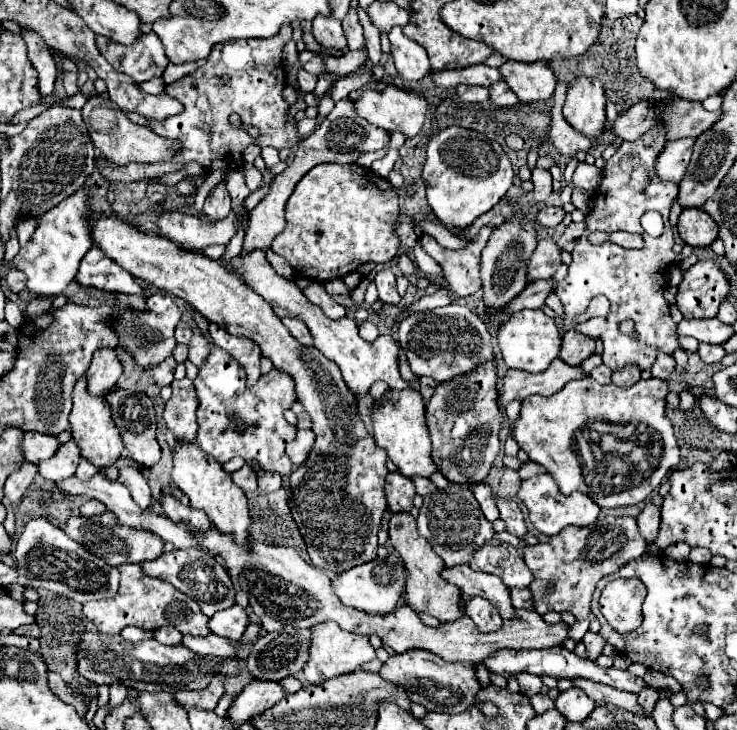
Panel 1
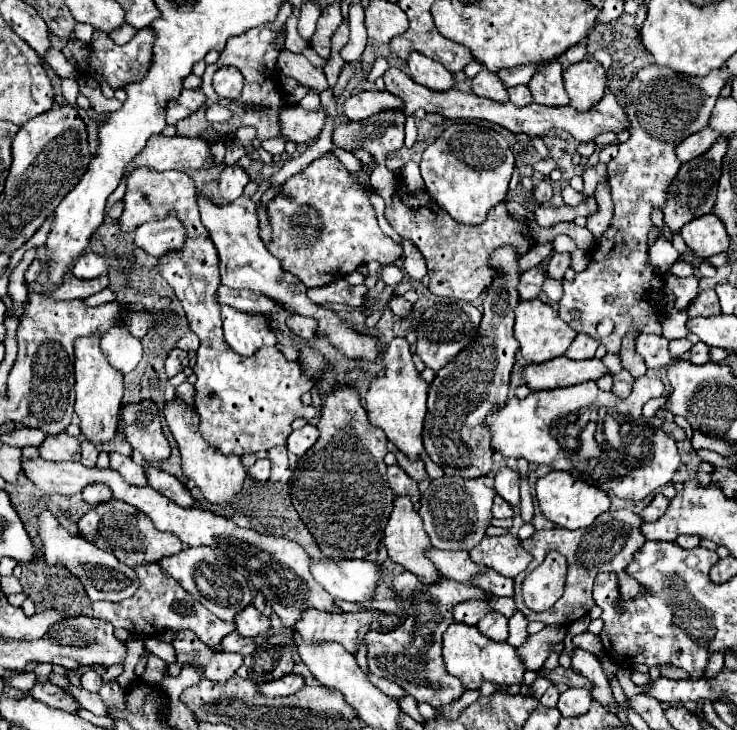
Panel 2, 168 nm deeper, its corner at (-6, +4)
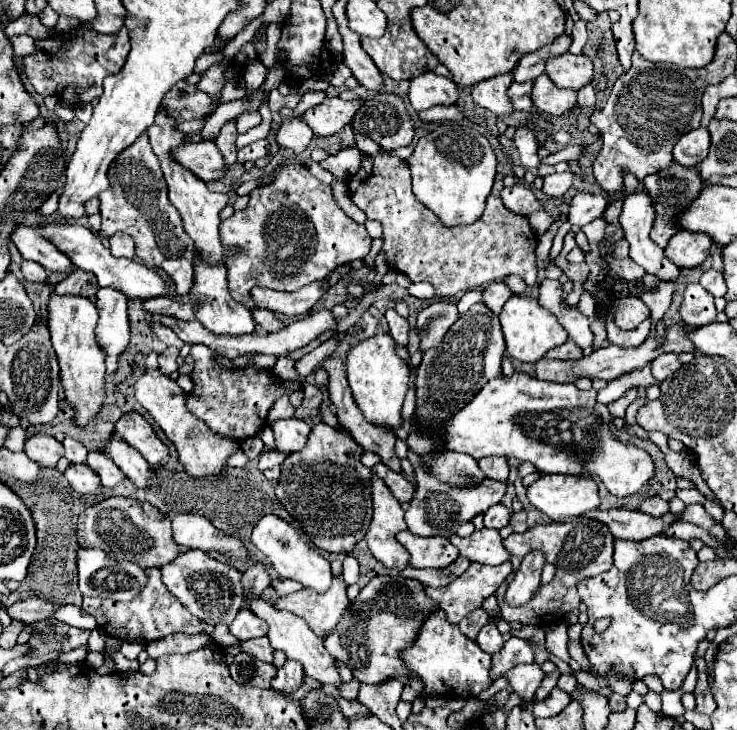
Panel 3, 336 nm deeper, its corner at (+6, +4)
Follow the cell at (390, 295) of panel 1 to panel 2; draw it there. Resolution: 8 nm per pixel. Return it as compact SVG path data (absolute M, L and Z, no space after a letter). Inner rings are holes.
M392 295L388 305L390 305L390 309L394 311L396 317L406 317L410 313L410 309L412 309L412 305L402 295Z

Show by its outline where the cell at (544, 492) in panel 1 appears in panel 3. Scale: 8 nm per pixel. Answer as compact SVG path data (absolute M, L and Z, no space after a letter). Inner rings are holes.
M542 475L528 487L528 499L554 521L580 517L600 507L596 481L578 475Z

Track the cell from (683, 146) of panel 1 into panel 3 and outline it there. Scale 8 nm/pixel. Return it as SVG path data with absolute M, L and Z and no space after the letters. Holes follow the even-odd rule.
M698 127L696 131L688 131L682 135L674 147L674 161L684 167L694 167L704 161L708 155L708 129Z

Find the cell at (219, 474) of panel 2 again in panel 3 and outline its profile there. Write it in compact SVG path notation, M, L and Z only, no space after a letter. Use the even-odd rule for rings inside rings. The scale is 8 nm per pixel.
M146 371L140 375L140 379L134 383L134 393L140 405L152 415L152 419L160 425L160 429L166 433L166 437L176 445L180 463L184 465L186 473L192 477L208 477L208 475L218 475L220 469L224 467L228 455L236 453L240 445L232 439L224 439L222 435L216 435L204 421L196 419L186 407L186 393L173 381L156 371Z

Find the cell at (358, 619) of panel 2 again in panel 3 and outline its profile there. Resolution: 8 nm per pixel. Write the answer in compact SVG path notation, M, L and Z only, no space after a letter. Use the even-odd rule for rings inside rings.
M342 577L332 579L332 587L326 593L316 593L312 589L302 589L284 597L276 599L278 609L288 609L294 615L302 617L308 627L324 637L328 631L336 627L342 613L350 605L350 599L346 597L346 583Z

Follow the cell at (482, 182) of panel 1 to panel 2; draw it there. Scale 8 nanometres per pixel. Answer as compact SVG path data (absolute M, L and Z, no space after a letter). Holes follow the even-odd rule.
M458 123L444 129L422 153L420 171L426 191L438 207L460 223L476 225L486 219L494 205L504 201L514 171L514 153L502 133L476 123Z

